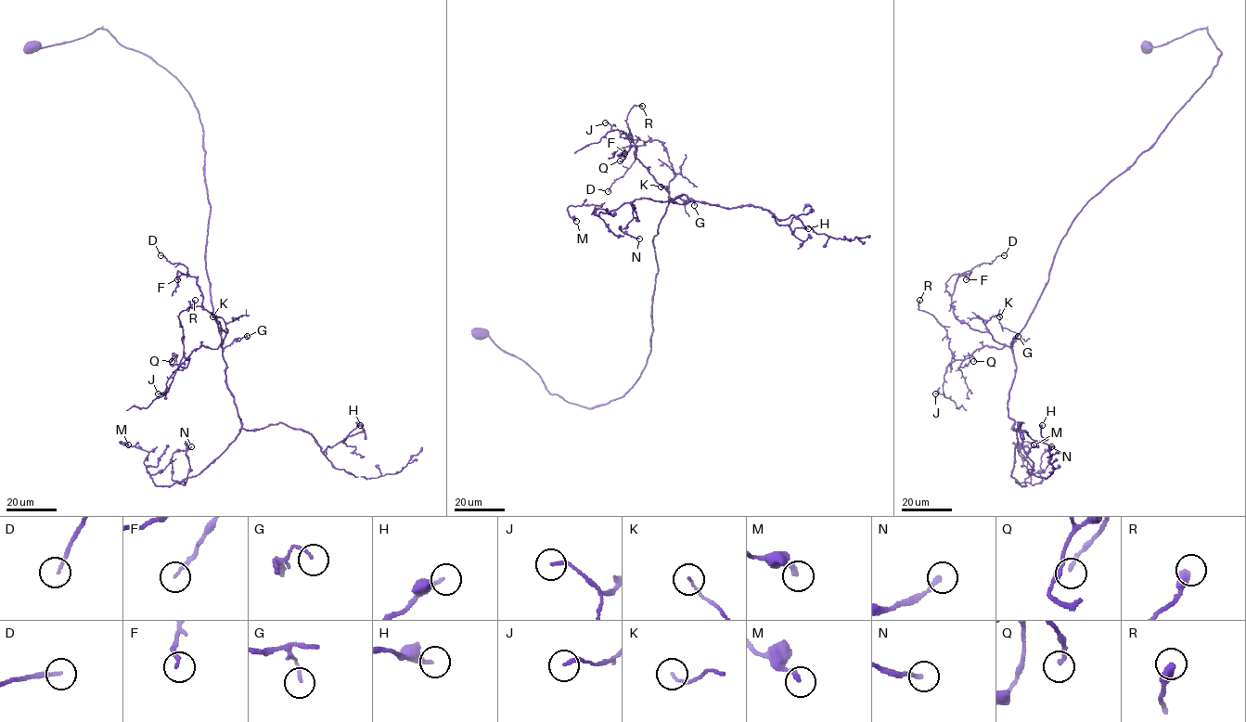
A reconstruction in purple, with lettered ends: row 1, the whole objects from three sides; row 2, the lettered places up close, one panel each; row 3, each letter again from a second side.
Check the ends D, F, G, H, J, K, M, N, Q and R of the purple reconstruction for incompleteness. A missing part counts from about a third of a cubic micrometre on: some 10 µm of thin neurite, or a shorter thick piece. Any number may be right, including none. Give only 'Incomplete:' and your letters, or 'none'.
Incomplete: H, Q, R

